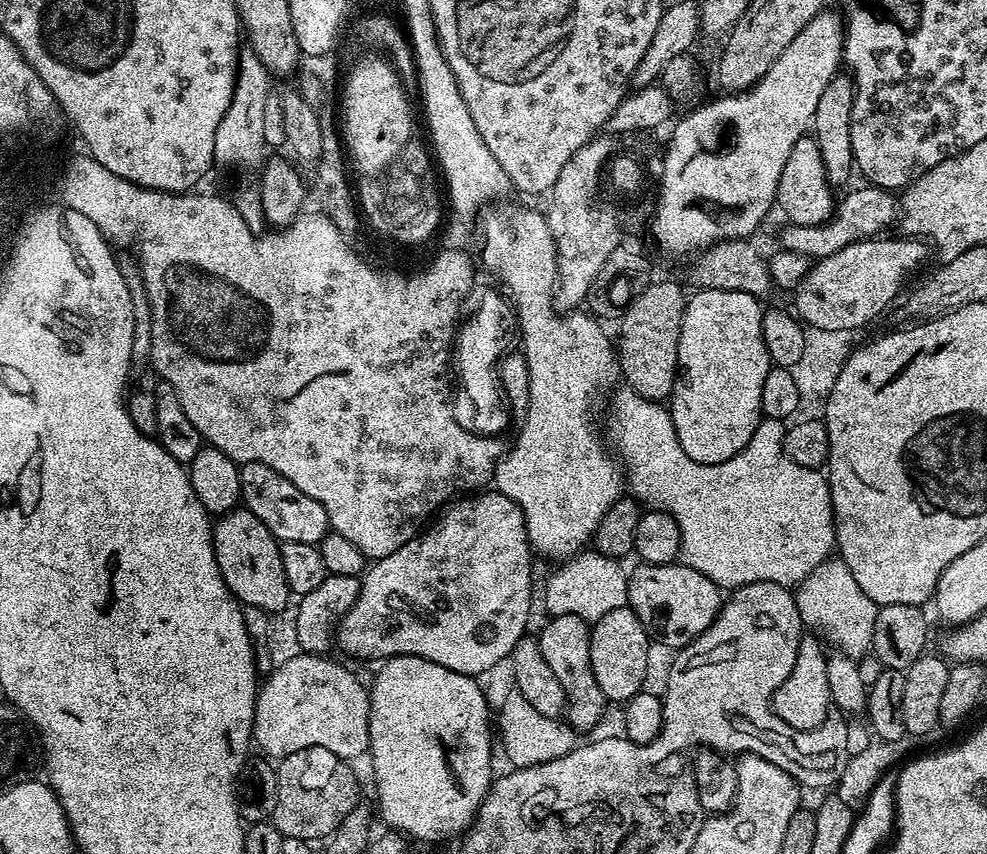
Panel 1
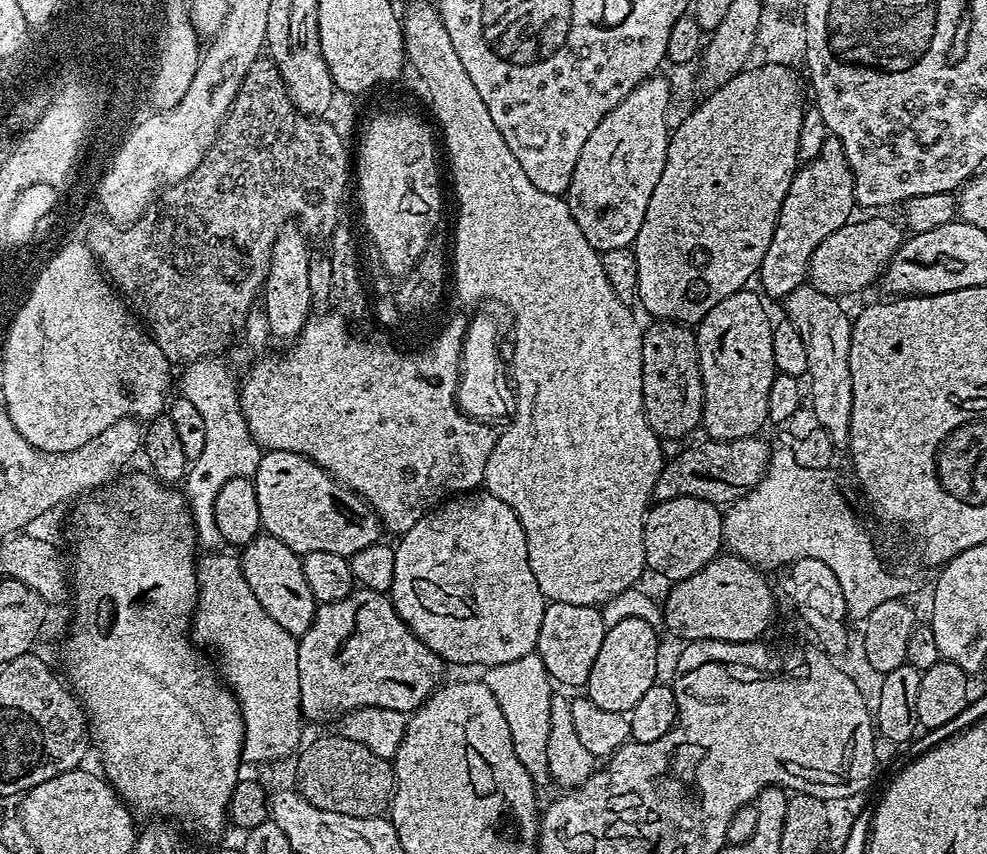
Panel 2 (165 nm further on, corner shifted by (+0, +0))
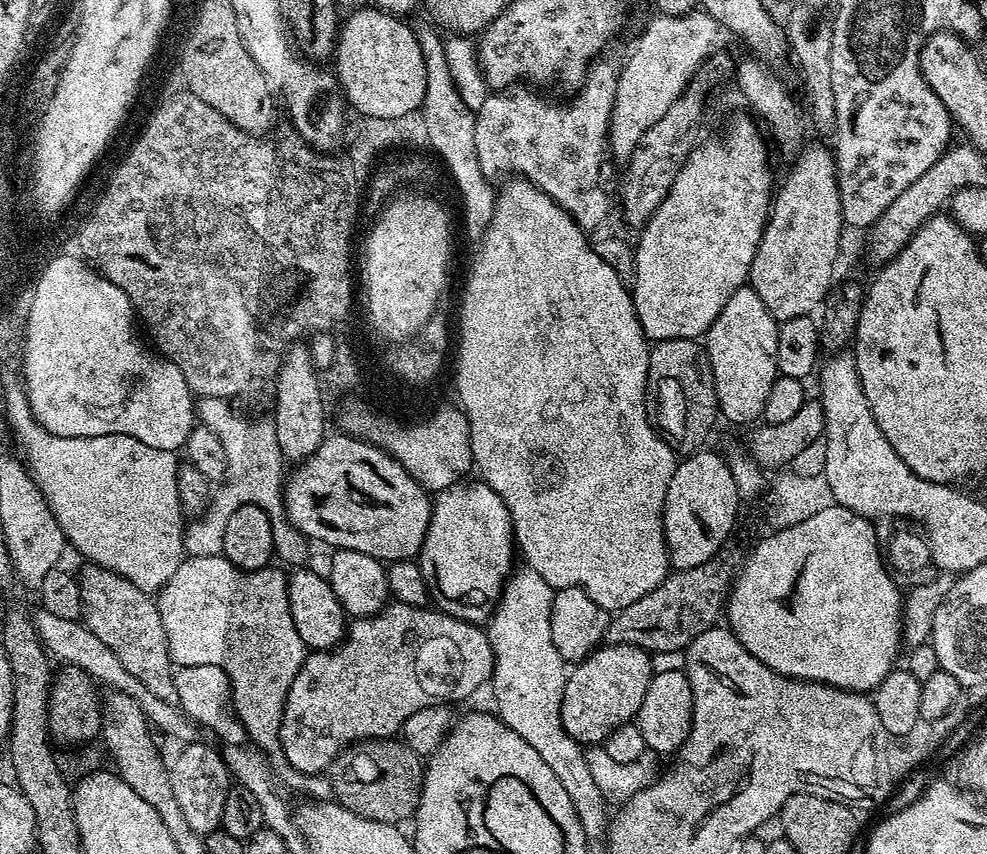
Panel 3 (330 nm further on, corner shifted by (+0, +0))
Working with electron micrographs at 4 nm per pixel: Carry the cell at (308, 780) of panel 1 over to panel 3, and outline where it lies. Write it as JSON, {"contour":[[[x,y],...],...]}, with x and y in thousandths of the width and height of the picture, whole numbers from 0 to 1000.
{"contour":[[[401,864],[392,867],[371,867],[362,869],[349,877],[334,900],[339,940],[351,948],[363,953],[367,958],[375,958],[383,963],[404,966],[405,960],[416,961],[421,954],[421,945],[426,938],[426,922],[430,915],[431,896],[415,874]]]}

